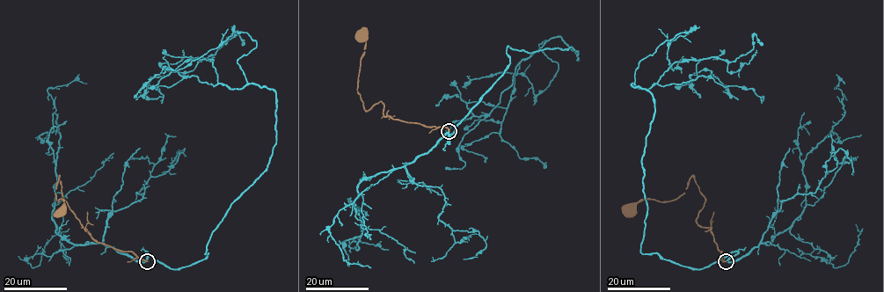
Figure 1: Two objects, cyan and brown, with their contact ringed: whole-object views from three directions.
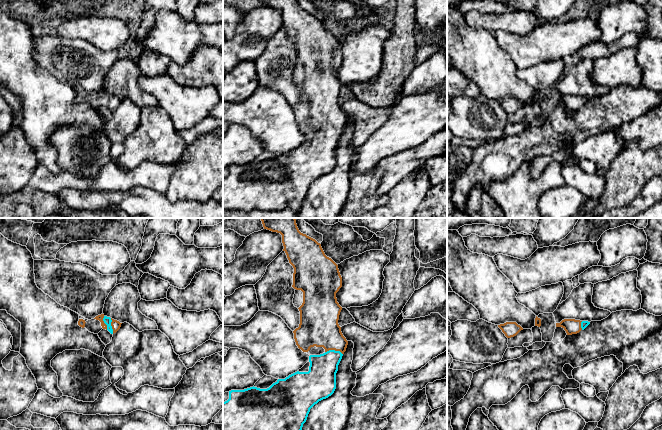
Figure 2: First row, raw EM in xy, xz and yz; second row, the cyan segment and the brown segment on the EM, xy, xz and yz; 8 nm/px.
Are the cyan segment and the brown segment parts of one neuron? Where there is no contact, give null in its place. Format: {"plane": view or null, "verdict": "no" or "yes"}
{"plane": "xz", "verdict": "yes"}

